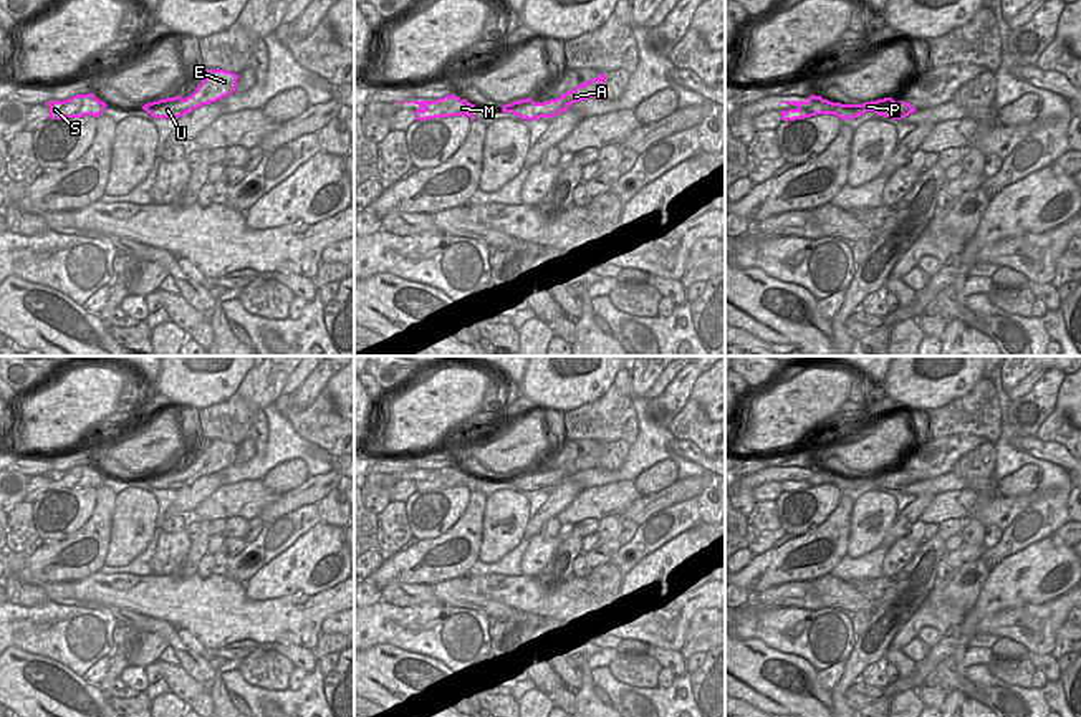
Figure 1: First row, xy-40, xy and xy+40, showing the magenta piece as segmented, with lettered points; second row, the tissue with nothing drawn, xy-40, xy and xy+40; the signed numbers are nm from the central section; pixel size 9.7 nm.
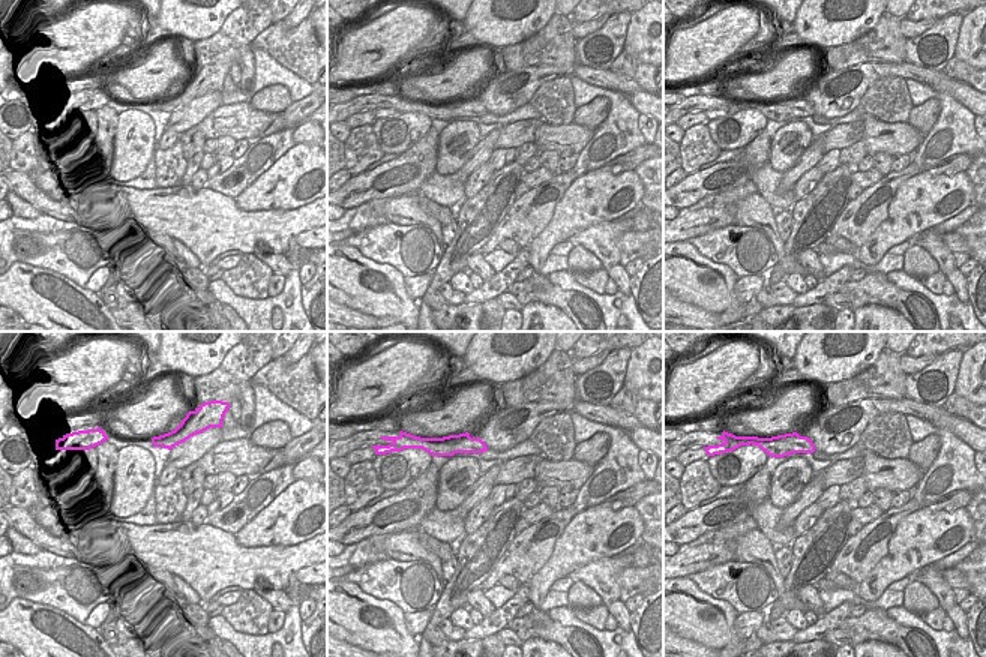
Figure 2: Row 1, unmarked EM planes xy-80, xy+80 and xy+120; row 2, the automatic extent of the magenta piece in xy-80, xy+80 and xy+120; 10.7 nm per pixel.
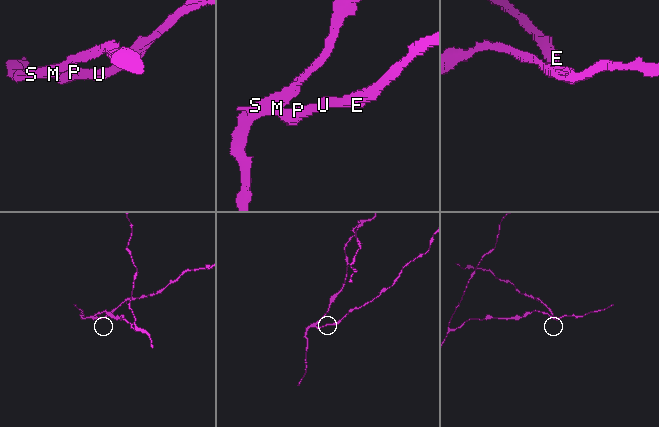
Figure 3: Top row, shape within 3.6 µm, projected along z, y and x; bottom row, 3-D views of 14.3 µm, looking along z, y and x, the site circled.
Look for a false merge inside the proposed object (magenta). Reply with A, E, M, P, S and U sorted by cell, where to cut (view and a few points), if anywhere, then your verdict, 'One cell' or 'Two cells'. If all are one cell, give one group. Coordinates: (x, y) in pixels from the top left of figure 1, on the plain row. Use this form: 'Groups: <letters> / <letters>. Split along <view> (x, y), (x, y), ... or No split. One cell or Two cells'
Groups: A E P U / M S. Split along xy+40 (836, 474), (826, 484). Two cells.

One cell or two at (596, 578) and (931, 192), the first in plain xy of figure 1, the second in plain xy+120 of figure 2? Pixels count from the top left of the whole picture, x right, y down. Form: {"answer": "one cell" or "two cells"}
{"answer": "two cells"}

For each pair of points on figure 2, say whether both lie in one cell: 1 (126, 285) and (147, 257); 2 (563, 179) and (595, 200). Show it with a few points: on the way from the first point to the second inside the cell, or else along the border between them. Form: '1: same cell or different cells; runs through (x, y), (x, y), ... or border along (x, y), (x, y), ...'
1: different cells; border along (137, 279), (119, 279), (114, 284)
2: different cells; border along (577, 177), (551, 215)

